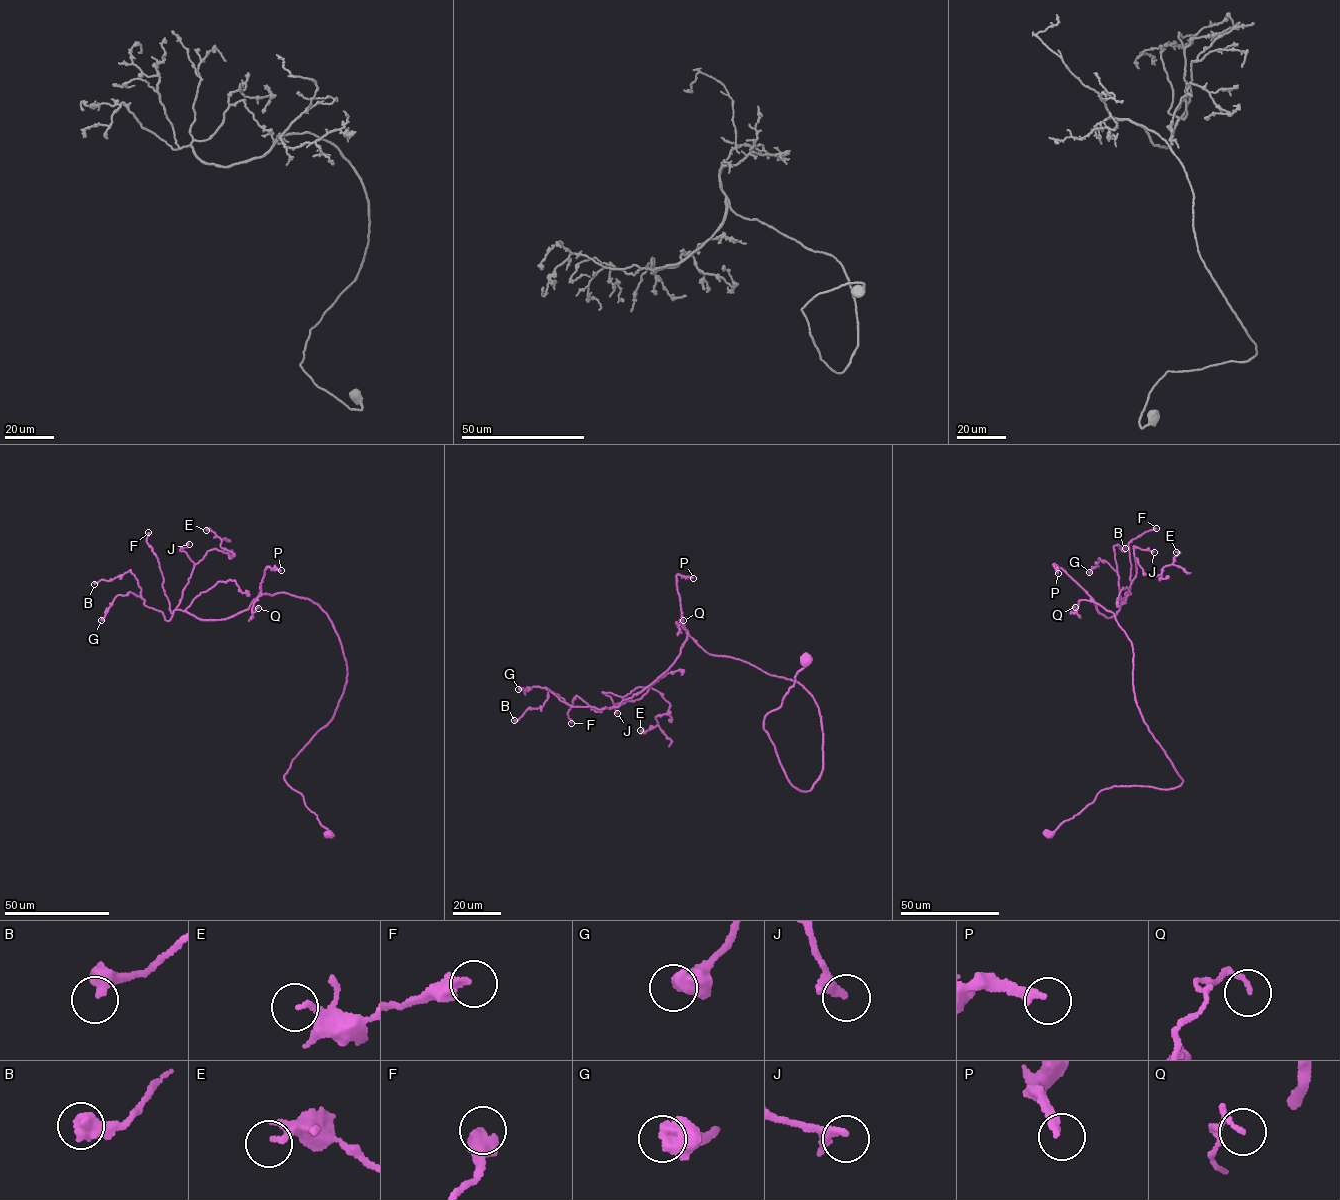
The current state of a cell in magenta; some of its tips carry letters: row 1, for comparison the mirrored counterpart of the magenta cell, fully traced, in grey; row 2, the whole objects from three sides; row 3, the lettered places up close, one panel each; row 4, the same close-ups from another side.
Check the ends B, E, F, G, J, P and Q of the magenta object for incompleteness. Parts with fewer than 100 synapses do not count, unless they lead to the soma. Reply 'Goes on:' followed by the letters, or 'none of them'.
Goes on: P

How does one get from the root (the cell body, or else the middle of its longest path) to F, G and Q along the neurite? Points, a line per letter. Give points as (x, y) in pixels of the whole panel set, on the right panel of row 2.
F: (1049, 834), (1104, 789), (1183, 781), (1135, 700), (1131, 643), (1092, 600), (1115, 615), (1128, 543), (1156, 528)
G: (1049, 834), (1104, 789), (1183, 781), (1135, 700), (1131, 643), (1092, 600), (1115, 615), (1117, 573), (1089, 572)
Q: (1049, 834), (1104, 789), (1169, 789), (1183, 780), (1137, 704), (1132, 645), (1113, 613), (1091, 600), (1075, 607)

